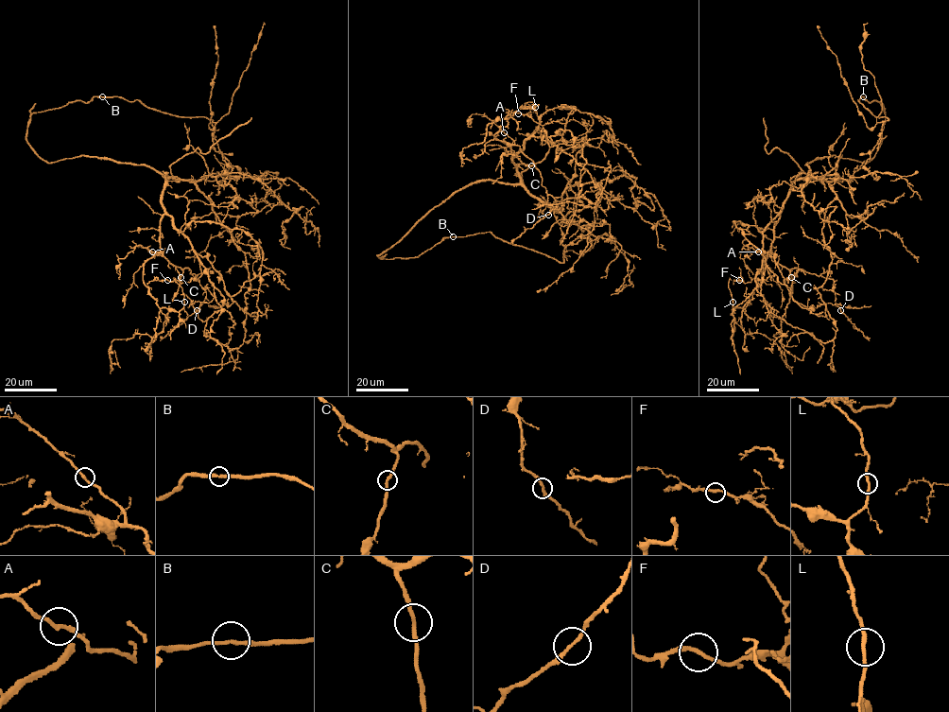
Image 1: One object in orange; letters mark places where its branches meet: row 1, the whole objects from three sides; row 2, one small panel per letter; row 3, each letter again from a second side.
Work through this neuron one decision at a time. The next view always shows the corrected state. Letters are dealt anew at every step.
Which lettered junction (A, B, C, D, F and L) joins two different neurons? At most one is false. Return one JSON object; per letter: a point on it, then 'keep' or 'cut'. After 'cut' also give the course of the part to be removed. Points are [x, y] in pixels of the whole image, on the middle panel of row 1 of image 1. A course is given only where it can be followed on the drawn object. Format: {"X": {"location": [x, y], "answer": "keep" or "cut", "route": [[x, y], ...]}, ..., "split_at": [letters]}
{"A": {"location": [504, 132], "answer": "keep"}, "B": {"location": [453, 236], "answer": "keep"}, "C": {"location": [531, 165], "answer": "keep"}, "D": {"location": [548, 215], "answer": "keep"}, "F": {"location": [518, 113], "answer": "keep"}, "L": {"location": [535, 107], "answer": "keep"}, "split_at": []}

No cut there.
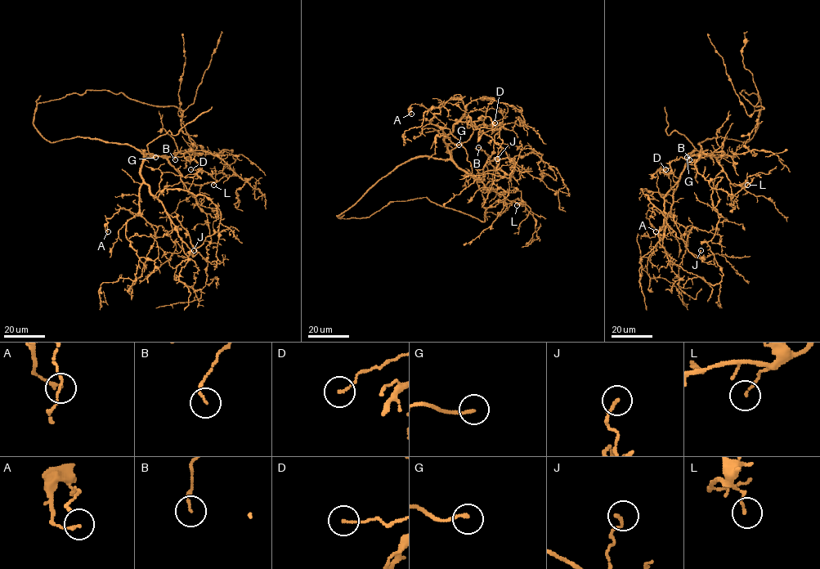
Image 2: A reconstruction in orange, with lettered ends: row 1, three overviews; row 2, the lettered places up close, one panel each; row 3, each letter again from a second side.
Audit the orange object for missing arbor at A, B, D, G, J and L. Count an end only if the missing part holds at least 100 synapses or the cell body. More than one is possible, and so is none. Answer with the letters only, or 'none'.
none

